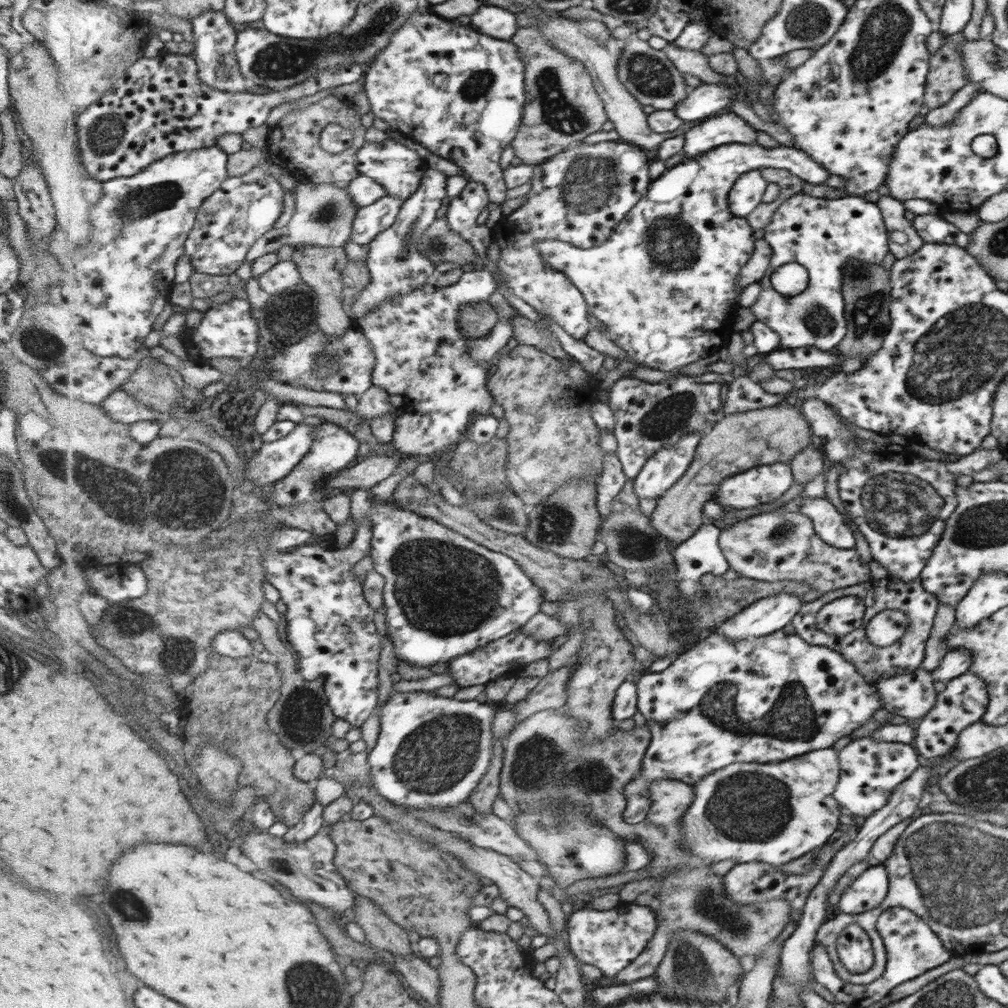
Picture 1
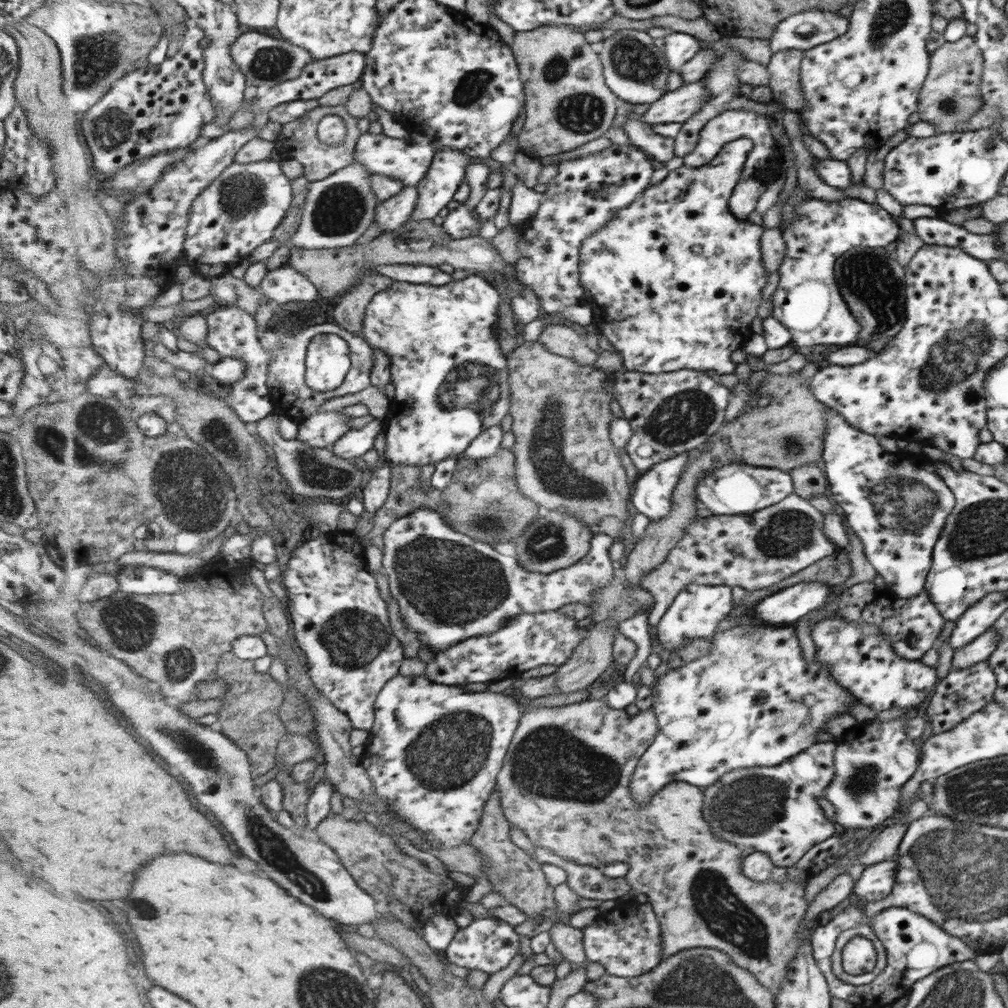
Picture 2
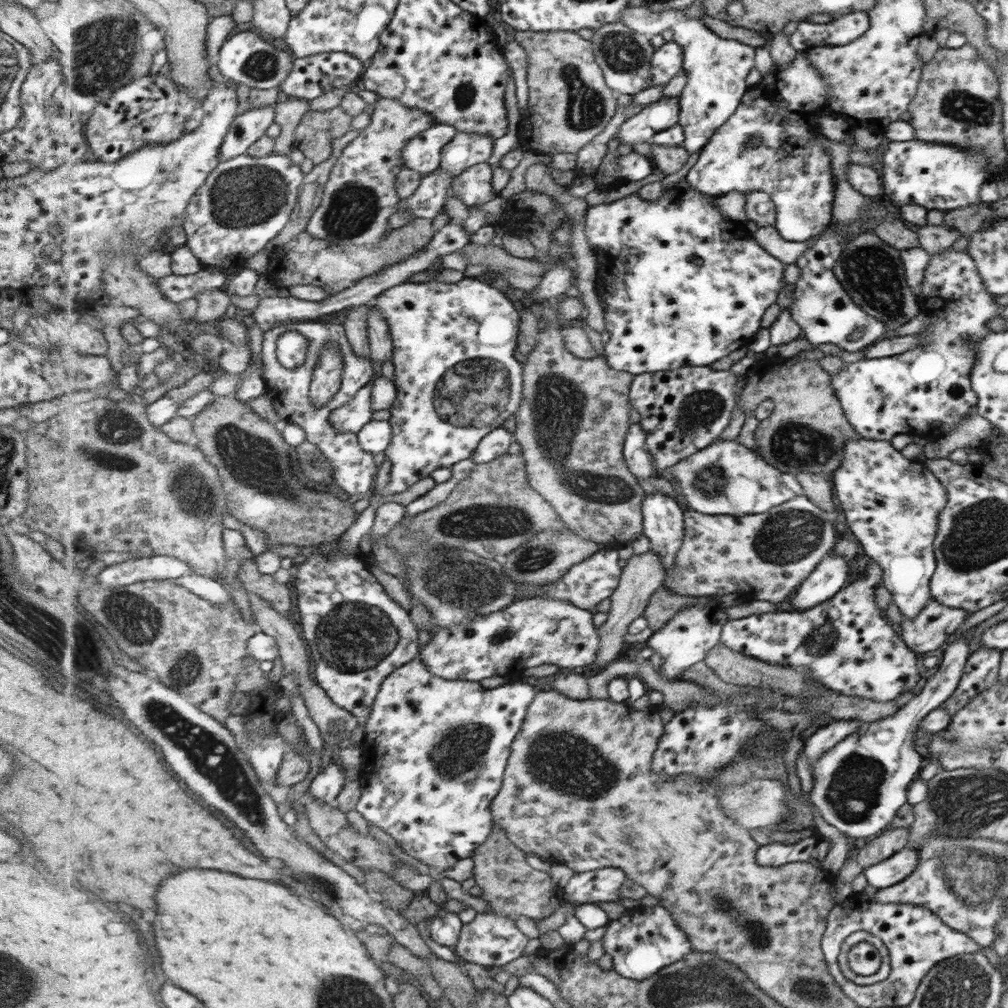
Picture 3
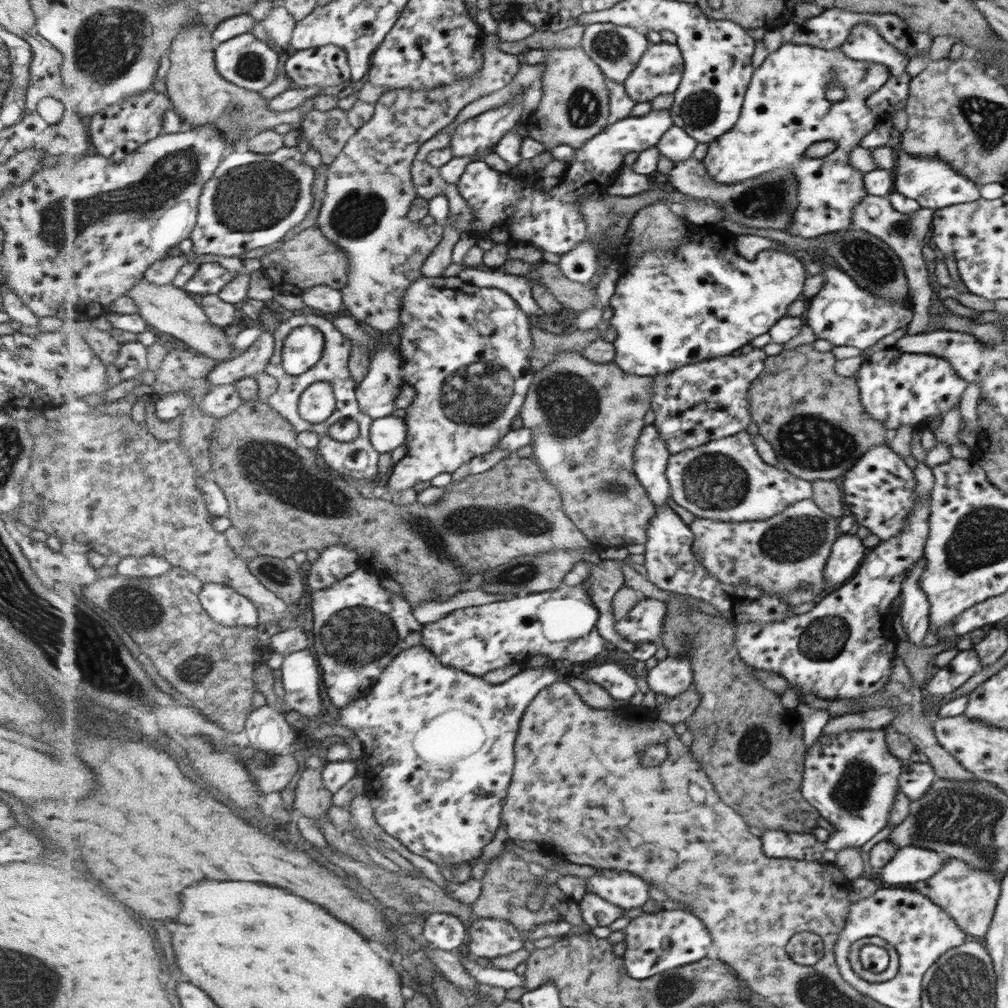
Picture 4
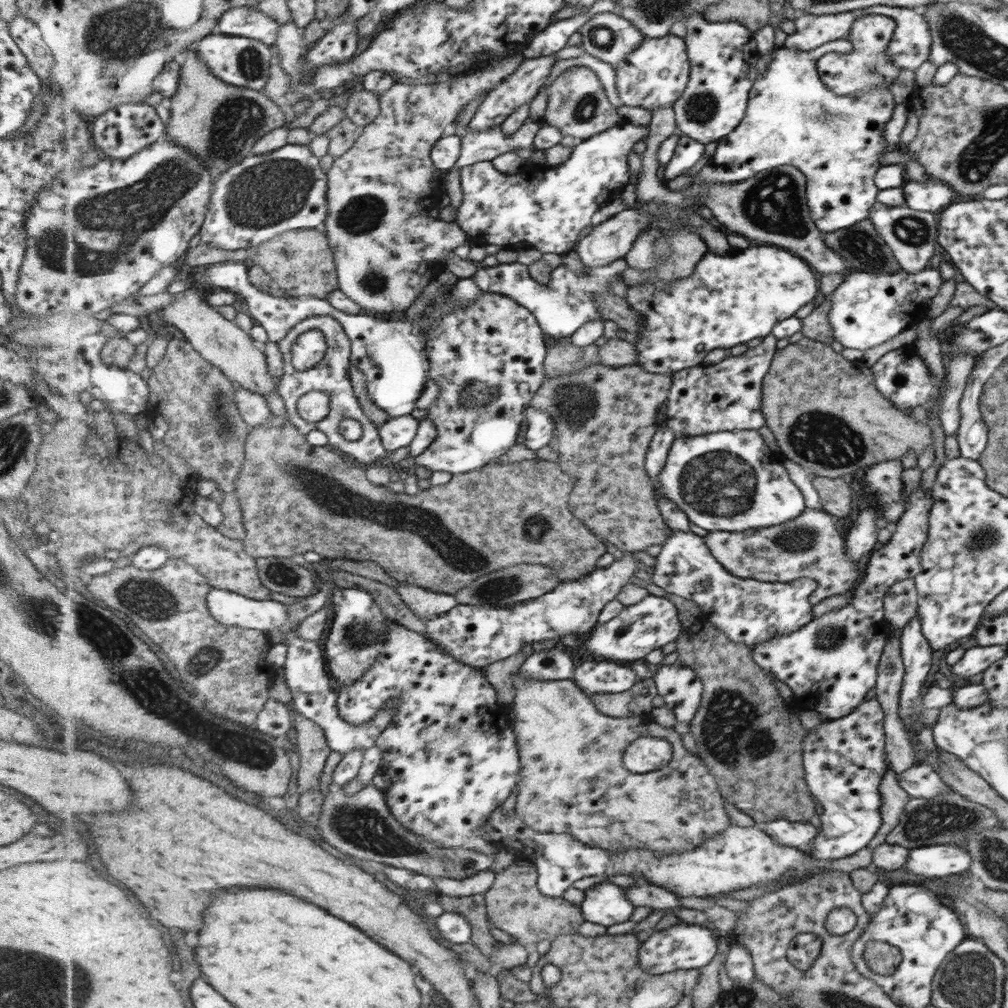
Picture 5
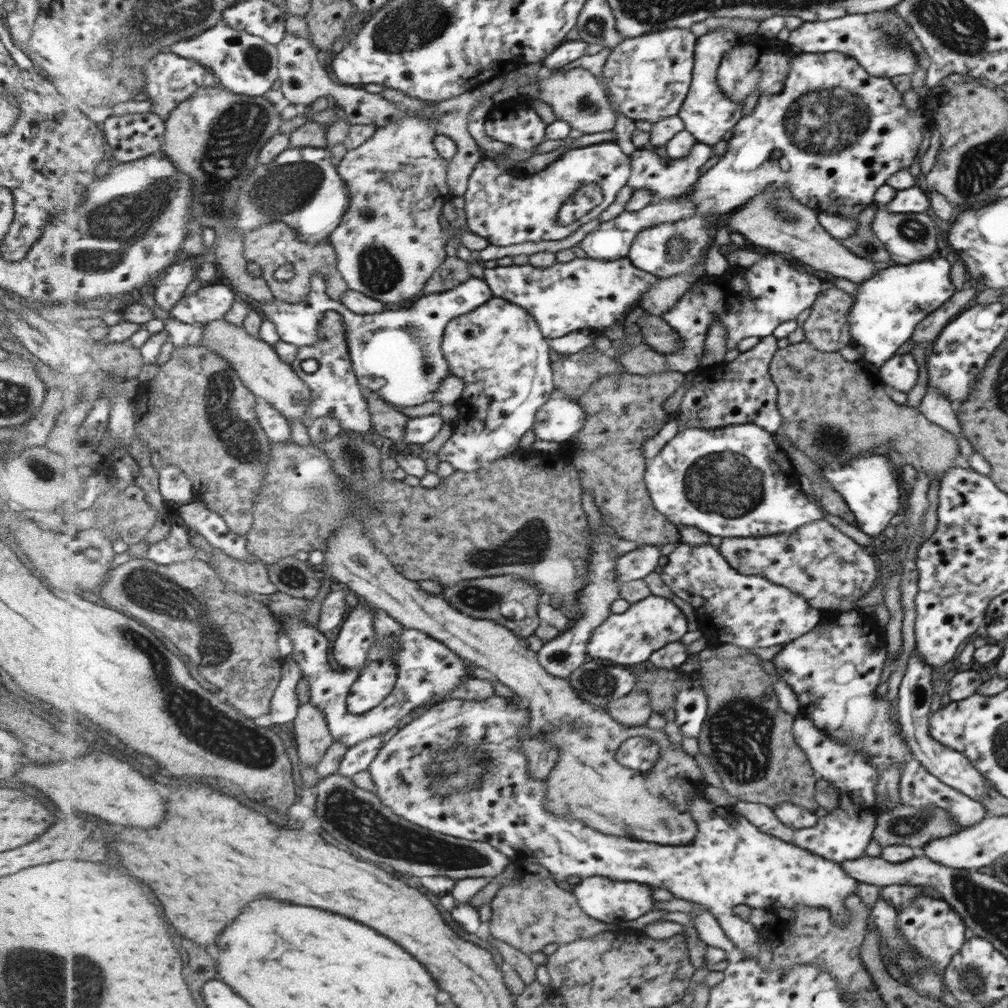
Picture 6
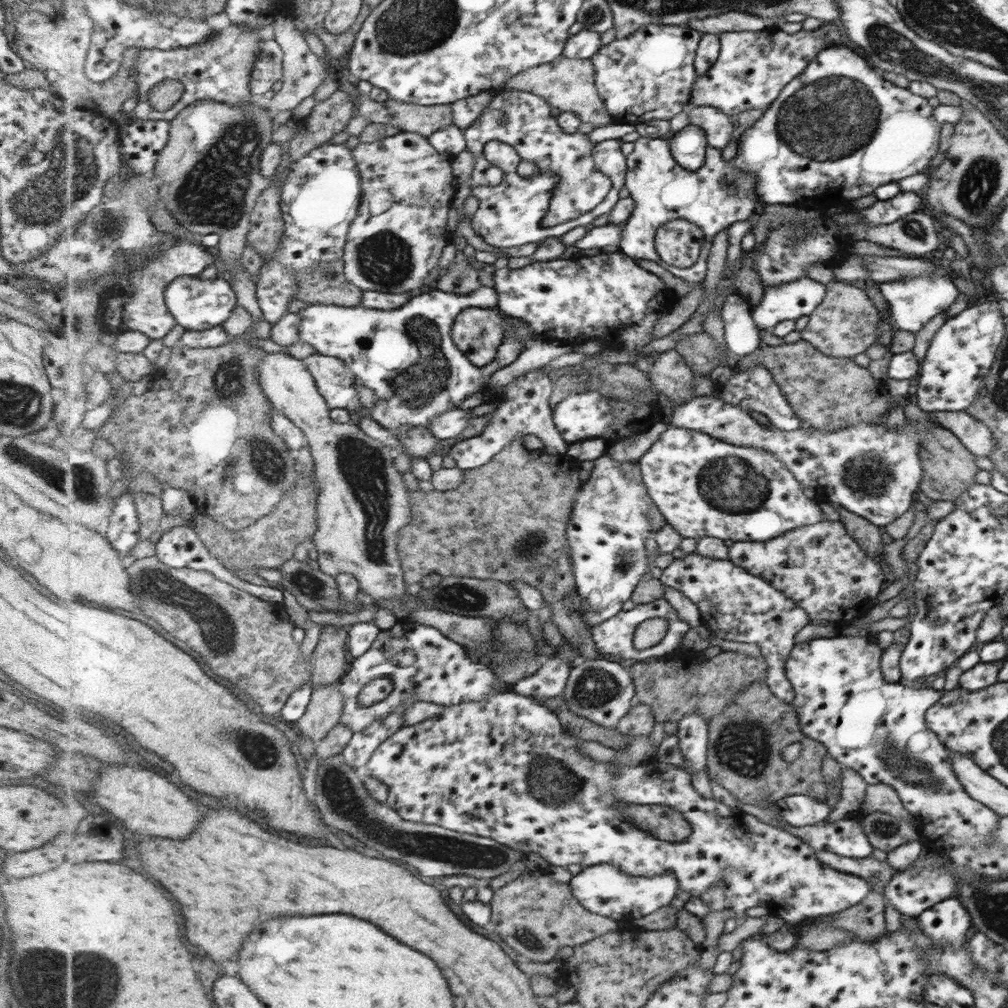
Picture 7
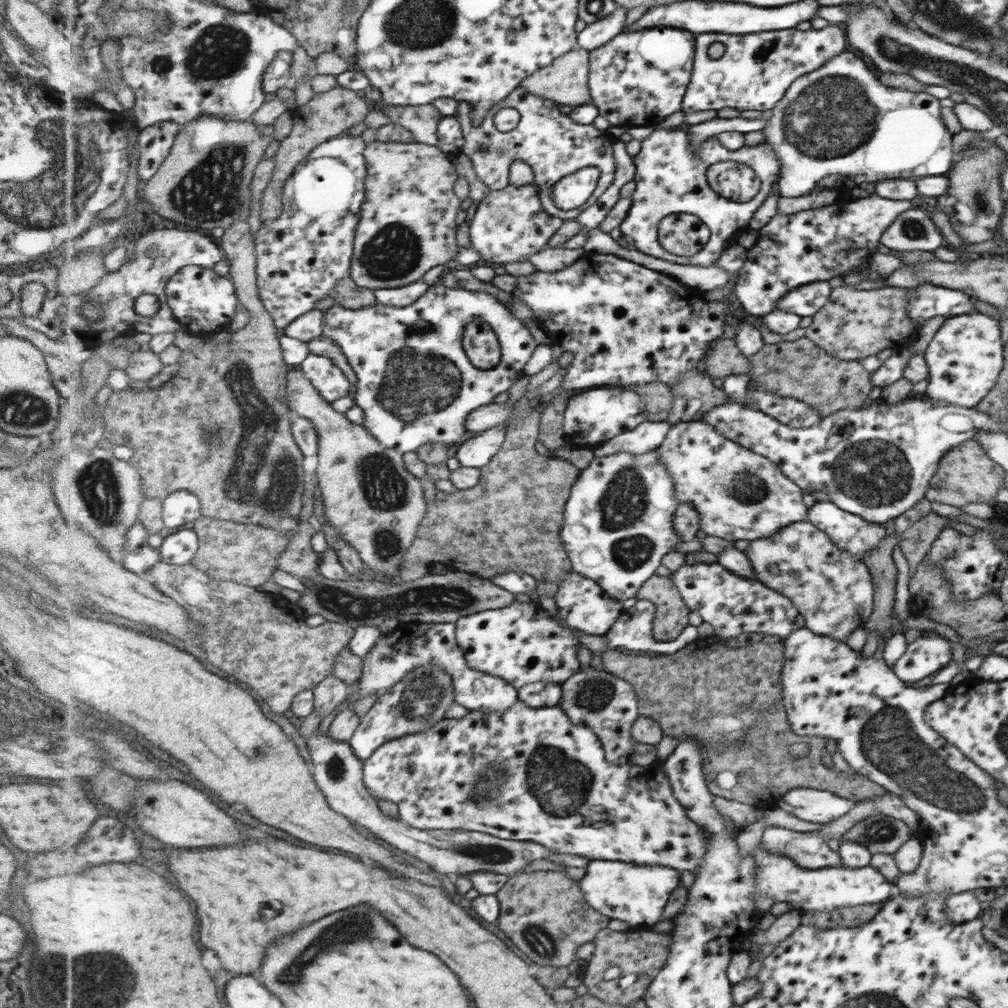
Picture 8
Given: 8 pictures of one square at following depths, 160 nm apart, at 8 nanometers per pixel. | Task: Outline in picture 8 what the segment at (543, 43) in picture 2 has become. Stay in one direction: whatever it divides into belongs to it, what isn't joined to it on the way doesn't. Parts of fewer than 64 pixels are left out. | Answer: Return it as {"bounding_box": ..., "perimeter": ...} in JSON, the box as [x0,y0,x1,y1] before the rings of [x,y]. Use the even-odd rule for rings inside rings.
{"bounding_box":[520,48,594,107],"perimeter":[[[578,48],[569,52],[568,55],[561,56],[548,67],[534,72],[520,86],[534,95],[556,101],[559,105],[580,107],[583,104],[594,104],[589,86],[590,72],[590,52]]]}

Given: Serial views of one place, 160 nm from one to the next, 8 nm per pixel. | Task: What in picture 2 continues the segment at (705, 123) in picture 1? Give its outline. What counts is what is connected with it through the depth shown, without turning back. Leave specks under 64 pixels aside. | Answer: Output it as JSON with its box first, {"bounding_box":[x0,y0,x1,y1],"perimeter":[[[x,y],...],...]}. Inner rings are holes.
{"bounding_box":[683,109,773,179],"perimeter":[[[745,109],[722,112],[721,115],[716,116],[715,119],[709,122],[704,130],[701,131],[700,142],[696,146],[696,150],[683,158],[683,164],[693,168],[704,167],[705,164],[711,162],[711,158],[715,158],[715,156],[721,152],[721,148],[723,148],[727,142],[737,140],[737,138],[749,138],[752,142],[752,148],[748,152],[746,161],[742,166],[741,178],[749,178],[749,174],[751,174],[751,176],[755,176],[755,178],[768,179],[769,174],[773,172],[773,138],[771,138],[771,132],[769,132],[769,128],[767,128],[765,116],[759,116],[759,114]]]}

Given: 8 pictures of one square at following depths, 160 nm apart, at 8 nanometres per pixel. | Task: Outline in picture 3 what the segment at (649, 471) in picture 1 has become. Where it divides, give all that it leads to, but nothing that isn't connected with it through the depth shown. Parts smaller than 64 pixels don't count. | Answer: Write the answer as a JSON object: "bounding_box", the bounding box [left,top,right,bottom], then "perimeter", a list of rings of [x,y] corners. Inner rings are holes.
{"bounding_box":[643,492,685,572],"perimeter":[[[663,492],[648,494],[643,504],[644,511],[644,536],[651,543],[650,550],[662,556],[667,572],[676,567],[676,556],[680,552],[681,545],[685,542],[684,508],[677,504],[675,498],[671,498]]]}

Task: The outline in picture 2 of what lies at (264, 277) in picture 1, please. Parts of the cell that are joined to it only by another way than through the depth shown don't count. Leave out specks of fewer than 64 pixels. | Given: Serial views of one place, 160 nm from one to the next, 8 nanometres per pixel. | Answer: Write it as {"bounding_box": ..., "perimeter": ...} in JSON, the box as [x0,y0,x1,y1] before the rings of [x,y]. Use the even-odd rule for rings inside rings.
{"bounding_box":[259,266,319,304],"perimeter":[[[280,266],[269,271],[259,286],[269,298],[278,304],[319,299],[319,290],[309,278],[290,266]]]}

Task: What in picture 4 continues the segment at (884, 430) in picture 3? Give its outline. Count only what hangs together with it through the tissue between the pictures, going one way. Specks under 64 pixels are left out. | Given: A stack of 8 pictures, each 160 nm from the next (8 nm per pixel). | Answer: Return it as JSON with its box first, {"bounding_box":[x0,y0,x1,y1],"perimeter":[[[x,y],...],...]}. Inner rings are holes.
{"bounding_box":[856,345,967,432],"perimeter":[[[894,345],[871,352],[856,375],[865,412],[891,432],[901,426],[922,428],[925,419],[941,417],[959,403],[967,385],[945,359],[929,354],[902,354]]]}

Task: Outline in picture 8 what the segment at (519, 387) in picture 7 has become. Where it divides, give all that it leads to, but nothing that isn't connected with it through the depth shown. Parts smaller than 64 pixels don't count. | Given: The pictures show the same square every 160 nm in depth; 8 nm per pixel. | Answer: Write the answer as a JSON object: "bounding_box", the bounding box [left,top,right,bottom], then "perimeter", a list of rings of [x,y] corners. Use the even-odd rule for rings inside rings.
{"bounding_box":[456,426,507,469],"perimeter":[[[497,426],[483,433],[469,435],[456,452],[461,467],[480,469],[489,464],[501,450],[505,434],[507,434],[505,426]]]}

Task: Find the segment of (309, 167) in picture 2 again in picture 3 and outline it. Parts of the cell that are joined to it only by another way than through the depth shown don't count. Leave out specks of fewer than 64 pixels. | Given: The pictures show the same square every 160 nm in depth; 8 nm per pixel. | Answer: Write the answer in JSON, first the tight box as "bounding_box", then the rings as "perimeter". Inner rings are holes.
{"bounding_box":[295,106,354,166],"perimeter":[[[342,106],[326,111],[310,110],[297,127],[295,147],[319,166],[331,158],[333,140],[353,129],[353,119],[354,116],[347,114]]]}

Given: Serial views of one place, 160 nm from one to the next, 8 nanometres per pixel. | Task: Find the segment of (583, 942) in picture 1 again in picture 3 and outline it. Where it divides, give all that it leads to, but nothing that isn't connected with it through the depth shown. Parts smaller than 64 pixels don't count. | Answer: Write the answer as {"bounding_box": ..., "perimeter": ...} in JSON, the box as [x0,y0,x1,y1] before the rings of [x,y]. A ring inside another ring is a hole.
{"bounding_box":[602,904,695,980],"perimeter":[[[662,904],[641,910],[635,908],[633,911],[633,914],[625,912],[618,919],[611,919],[602,939],[604,954],[613,957],[614,969],[621,976],[633,980],[651,978],[661,969],[683,960],[695,951],[693,942],[689,941],[685,930],[680,928],[679,921]]]}

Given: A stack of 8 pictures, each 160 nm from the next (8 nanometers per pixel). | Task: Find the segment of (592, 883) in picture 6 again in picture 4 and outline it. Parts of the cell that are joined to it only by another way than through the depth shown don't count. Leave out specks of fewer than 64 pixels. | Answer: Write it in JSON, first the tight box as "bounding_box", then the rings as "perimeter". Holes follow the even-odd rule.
{"bounding_box":[578,892,623,927],"perimeter":[[[595,892],[585,894],[578,903],[584,922],[589,927],[607,926],[623,917],[621,907],[599,897]]]}

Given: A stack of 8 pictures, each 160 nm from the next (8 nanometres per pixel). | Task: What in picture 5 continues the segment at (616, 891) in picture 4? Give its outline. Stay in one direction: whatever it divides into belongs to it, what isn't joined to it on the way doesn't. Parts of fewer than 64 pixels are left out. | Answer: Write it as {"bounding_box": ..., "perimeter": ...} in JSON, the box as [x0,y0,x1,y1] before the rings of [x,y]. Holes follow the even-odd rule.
{"bounding_box":[626,883,683,911],"perimeter":[[[638,883],[626,889],[629,894],[629,901],[637,907],[651,907],[651,909],[666,911],[669,909],[683,909],[679,904],[679,898],[671,891],[659,886]]]}

